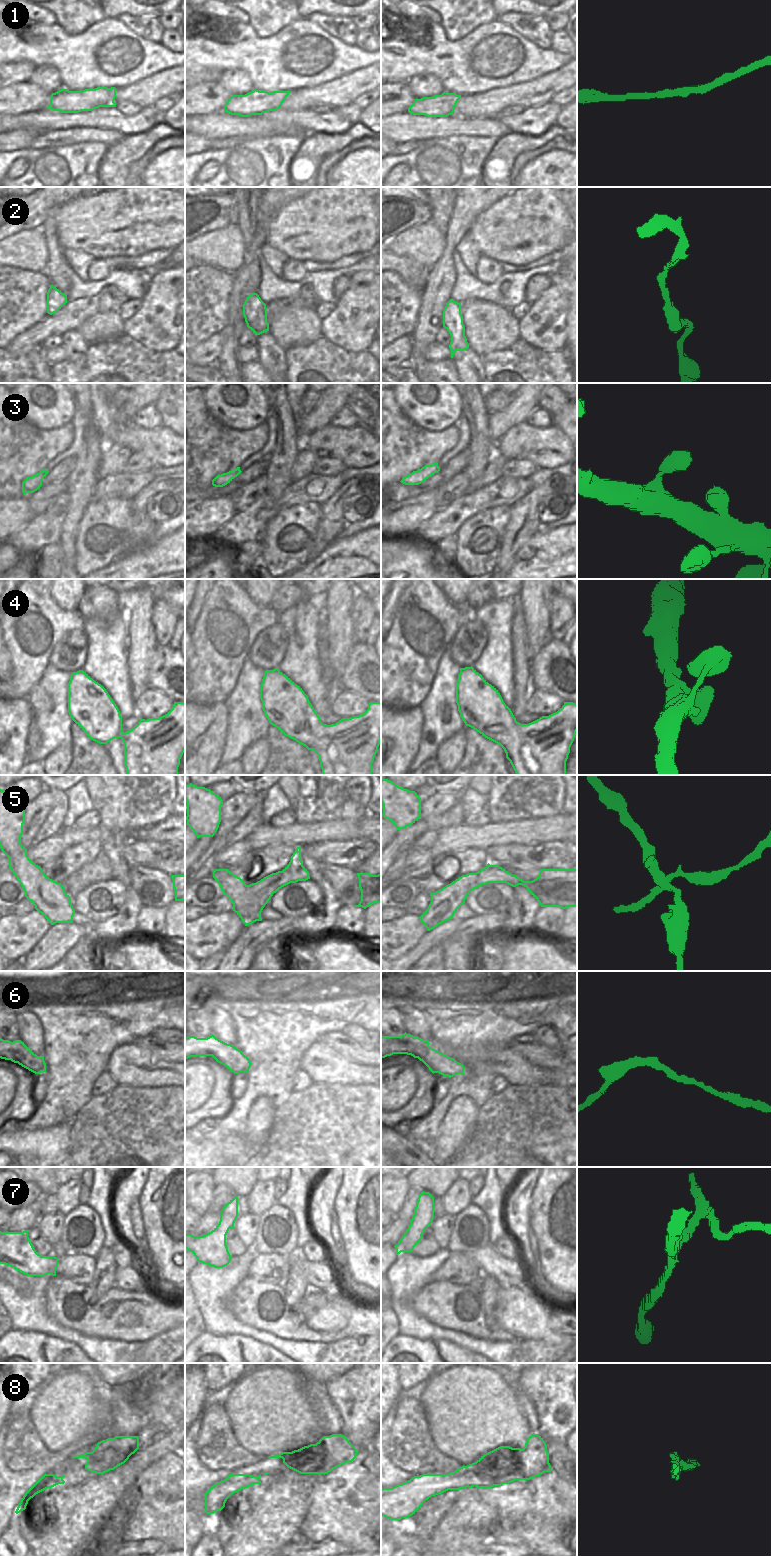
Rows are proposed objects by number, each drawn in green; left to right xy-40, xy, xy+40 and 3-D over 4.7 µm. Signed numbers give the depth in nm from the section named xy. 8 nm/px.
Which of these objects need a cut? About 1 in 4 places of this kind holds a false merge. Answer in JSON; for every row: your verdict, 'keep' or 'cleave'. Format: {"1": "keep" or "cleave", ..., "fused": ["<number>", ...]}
{"1": "keep", "2": "keep", "3": "keep", "4": "keep", "5": "cleave", "6": "cleave", "7": "cleave", "8": "keep", "fused": ["5", "6", "7"]}

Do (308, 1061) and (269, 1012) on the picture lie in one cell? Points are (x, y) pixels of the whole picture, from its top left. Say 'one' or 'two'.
two

